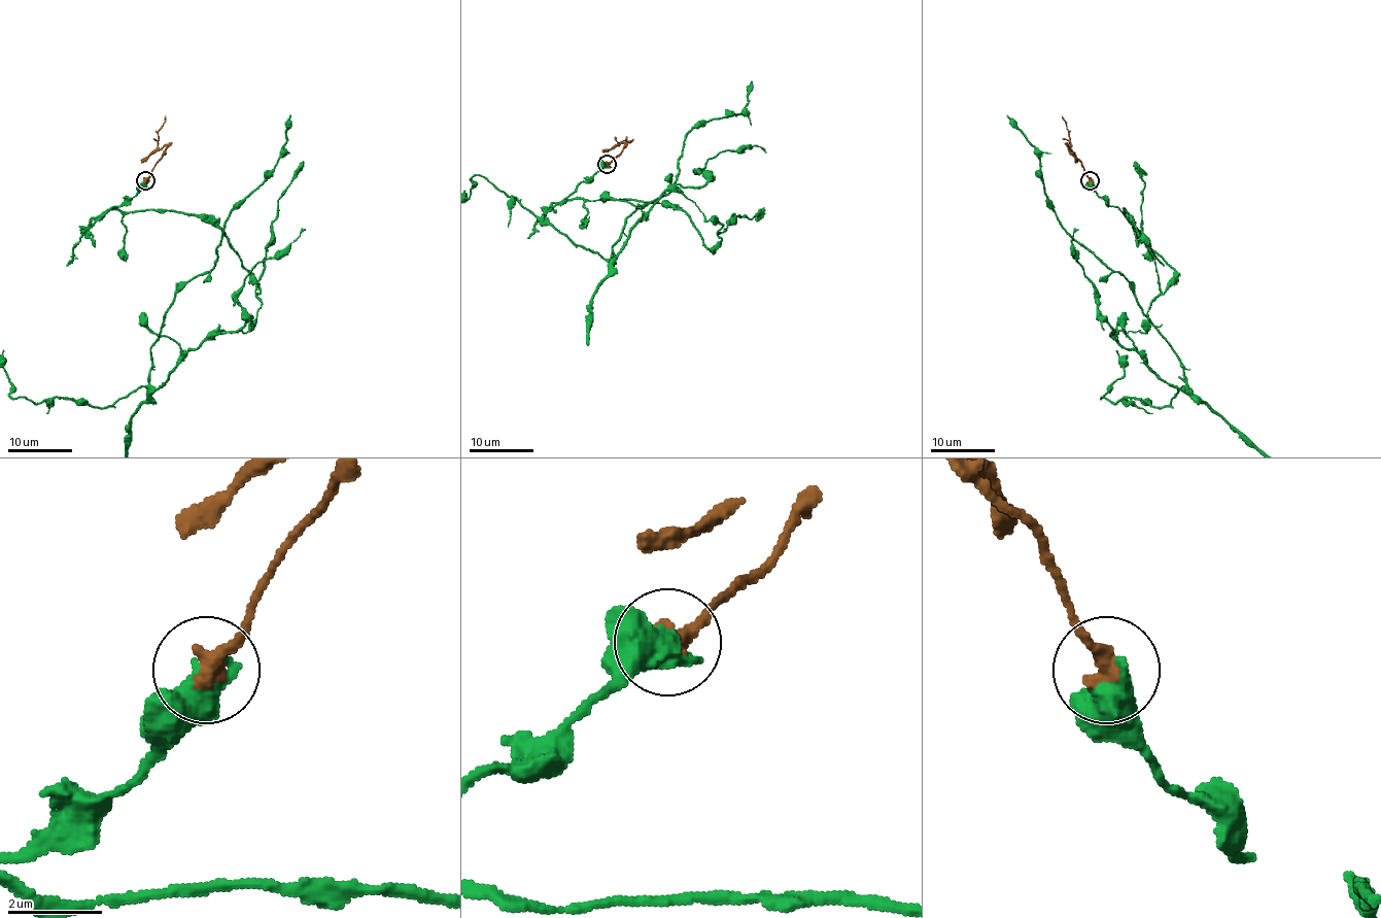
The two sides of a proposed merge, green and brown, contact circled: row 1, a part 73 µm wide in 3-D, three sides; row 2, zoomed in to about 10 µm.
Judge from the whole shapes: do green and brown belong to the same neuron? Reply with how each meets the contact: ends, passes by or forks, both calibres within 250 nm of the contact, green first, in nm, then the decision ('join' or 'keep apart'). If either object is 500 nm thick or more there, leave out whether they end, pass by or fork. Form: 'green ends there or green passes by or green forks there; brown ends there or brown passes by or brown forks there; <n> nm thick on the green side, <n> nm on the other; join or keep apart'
750 nm thick on the green side, 420 nm on the other; join

